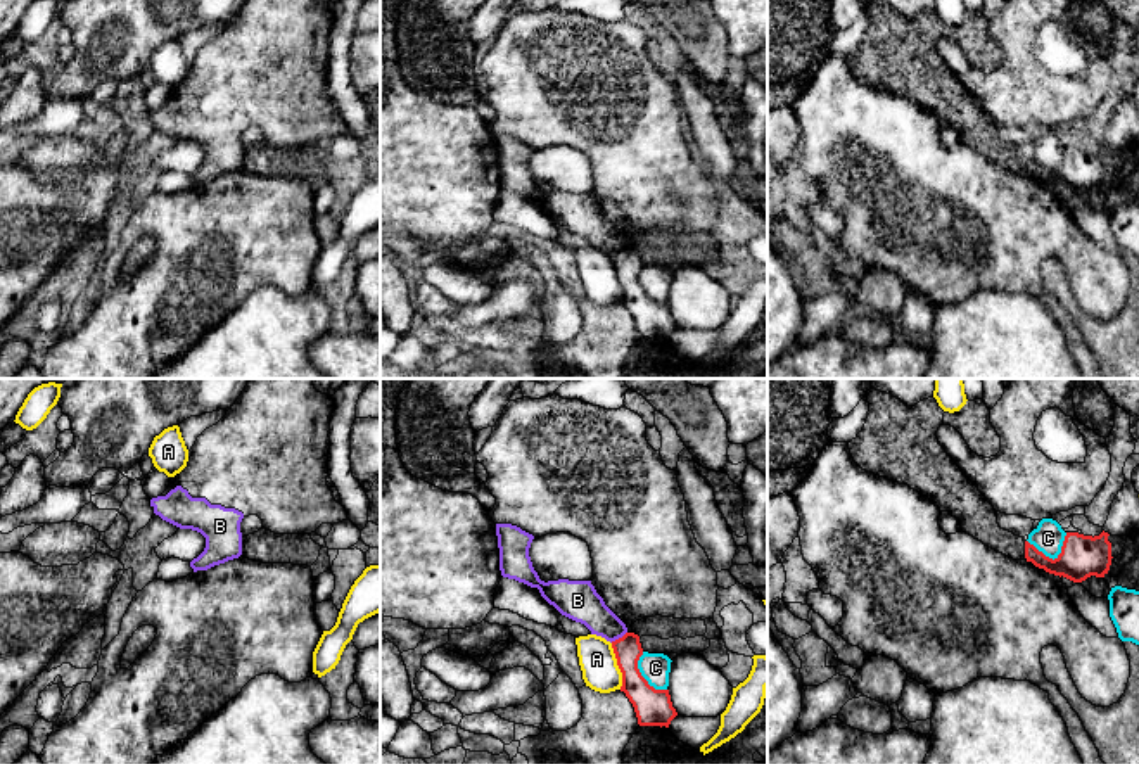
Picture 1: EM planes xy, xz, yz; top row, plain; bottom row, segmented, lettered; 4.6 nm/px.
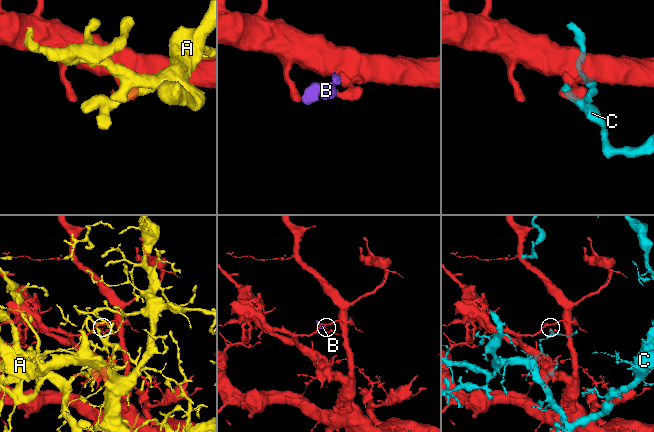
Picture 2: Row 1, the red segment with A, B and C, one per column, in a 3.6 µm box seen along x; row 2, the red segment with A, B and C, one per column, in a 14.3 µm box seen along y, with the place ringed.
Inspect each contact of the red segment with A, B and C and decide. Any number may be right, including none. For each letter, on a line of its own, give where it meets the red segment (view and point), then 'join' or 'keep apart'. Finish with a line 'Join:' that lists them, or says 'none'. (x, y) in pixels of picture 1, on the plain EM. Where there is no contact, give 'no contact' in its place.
A: meets red in xz at (617, 277); keep apart
B: meets red in xz at (619, 251); keep apart
C: meets red in yz at (1051, 171); keep apart
Join: none

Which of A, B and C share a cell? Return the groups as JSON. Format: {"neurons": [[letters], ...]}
{"neurons": [["A"], ["B"], ["C"]]}

